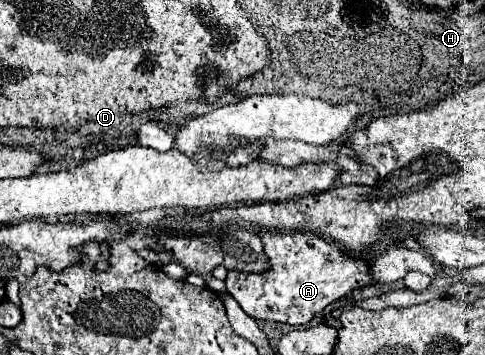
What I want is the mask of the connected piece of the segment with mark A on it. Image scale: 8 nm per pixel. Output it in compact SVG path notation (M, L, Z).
M263 230L259 236L263 240L265 254L270 259L269 270L263 274L245 274L233 270L225 280L227 292L251 318L303 326L325 306L347 296L353 288L371 284L369 264L365 260L353 258L337 244L331 244L315 234Z

